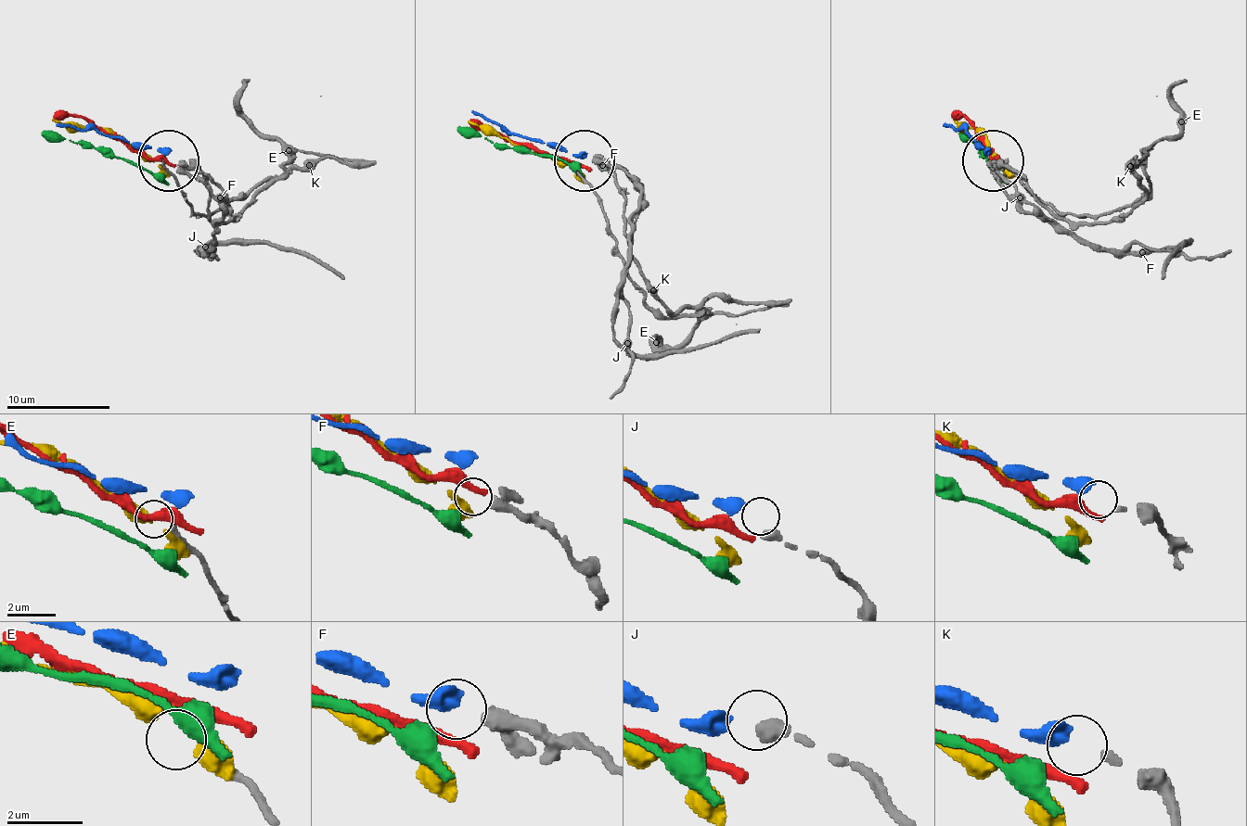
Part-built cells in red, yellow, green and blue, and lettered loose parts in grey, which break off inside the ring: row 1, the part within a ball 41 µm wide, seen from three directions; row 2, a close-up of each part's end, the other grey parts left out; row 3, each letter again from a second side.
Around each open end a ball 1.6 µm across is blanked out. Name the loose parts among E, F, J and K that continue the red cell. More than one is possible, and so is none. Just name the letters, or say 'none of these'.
none of these

